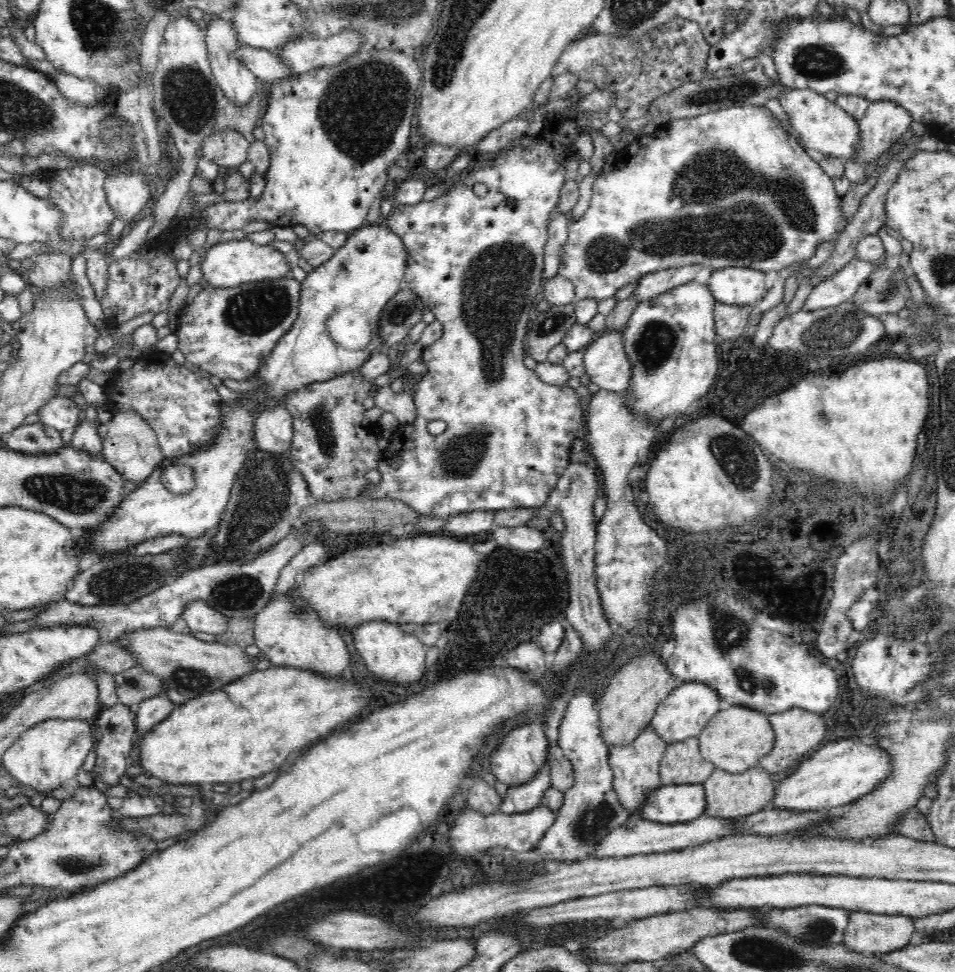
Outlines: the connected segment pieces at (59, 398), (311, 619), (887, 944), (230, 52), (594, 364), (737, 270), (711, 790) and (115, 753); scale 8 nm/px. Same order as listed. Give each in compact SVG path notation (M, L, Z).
M60 393L38 410L38 423L58 430L60 433L69 428L77 428L80 408L71 398Z
M290 588L282 596L272 598L264 608L255 614L254 644L266 654L273 666L311 670L328 678L334 678L334 676L353 678L350 667L350 652L346 649L349 643L344 640L344 636L338 634L336 627L328 626L322 622L319 614L312 610L312 607L305 600L295 596L294 589Z
M851 912L844 945L860 953L890 953L910 944L914 931L914 920L910 917Z
M227 15L211 16L203 23L206 33L208 59L210 67L218 86L224 91L224 95L236 105L245 105L258 88L258 78L236 57L241 42L238 39L238 31L234 29L234 23Z
M603 331L585 348L585 373L600 389L620 392L630 386L632 365L622 342L622 331Z
M729 266L713 270L706 285L716 303L748 306L768 292L764 276L764 272L752 267Z
M762 767L749 768L742 774L732 774L722 769L715 769L702 786L706 791L706 812L711 817L734 819L754 814L767 808L774 797L774 781L769 772Z
M120 702L108 708L100 710L96 720L96 726L102 732L102 738L96 746L96 761L93 770L100 776L103 784L116 786L120 784L120 777L126 775L126 769L131 765L130 752L134 744L136 730L136 710Z

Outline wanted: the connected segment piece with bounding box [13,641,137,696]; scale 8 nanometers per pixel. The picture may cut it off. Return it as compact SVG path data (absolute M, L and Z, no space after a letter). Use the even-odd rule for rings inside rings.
M120 641L99 642L86 656L83 655L82 657L64 662L56 672L49 674L44 681L39 681L28 689L16 690L16 692L13 693L24 694L24 696L26 696L32 691L48 688L50 684L54 684L54 682L58 682L60 678L70 676L72 673L90 673L96 680L94 672L98 669L115 676L136 665L134 655L132 655Z

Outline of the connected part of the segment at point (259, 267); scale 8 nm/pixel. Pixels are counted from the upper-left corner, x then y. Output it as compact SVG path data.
M249 238L219 242L211 246L201 264L203 278L210 286L232 288L248 282L271 282L291 275L288 258L272 245L258 245Z

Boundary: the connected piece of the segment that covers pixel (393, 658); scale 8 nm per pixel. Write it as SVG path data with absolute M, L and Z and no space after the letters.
M382 621L364 622L364 624L358 625L351 630L349 640L358 651L358 654L362 656L366 668L378 680L400 682L398 686L414 684L428 670L424 661L427 647L413 634L400 630L398 625Z

